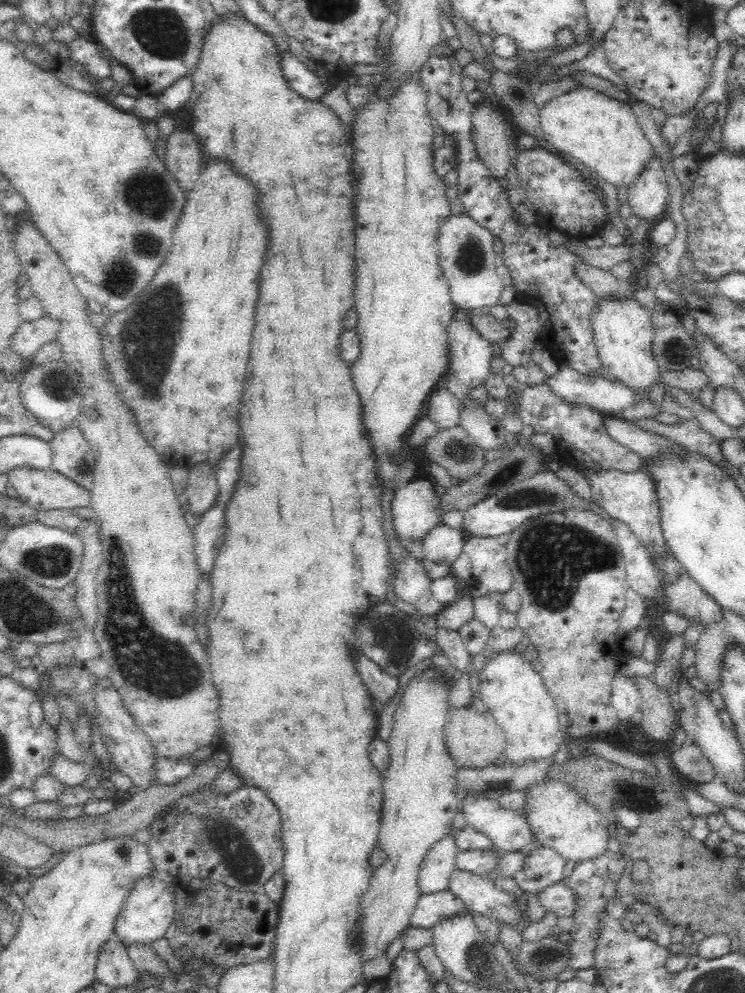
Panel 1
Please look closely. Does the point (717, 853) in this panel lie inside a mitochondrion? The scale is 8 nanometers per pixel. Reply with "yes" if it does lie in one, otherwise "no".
no

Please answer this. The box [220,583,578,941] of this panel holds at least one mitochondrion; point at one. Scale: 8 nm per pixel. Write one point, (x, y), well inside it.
(394, 639)

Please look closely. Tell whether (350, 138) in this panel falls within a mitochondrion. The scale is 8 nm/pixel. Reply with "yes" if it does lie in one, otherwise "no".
no

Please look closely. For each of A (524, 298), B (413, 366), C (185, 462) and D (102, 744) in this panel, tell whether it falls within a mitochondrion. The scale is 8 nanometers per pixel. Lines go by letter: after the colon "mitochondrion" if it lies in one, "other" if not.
A: other
B: other
C: other
D: other

